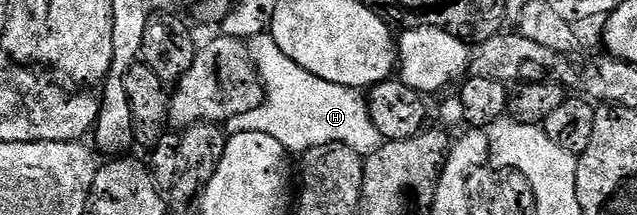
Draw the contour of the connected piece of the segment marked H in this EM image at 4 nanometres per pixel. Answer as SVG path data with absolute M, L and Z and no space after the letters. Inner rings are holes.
M269 34L250 38L248 47L252 62L258 68L258 77L262 79L262 87L266 89L266 97L256 110L248 110L248 114L240 114L236 118L225 121L224 131L227 137L245 132L272 134L272 138L276 138L282 144L292 148L294 144L293 151L298 154L312 150L316 146L343 144L356 150L363 158L373 154L383 144L380 130L376 130L376 122L372 122L367 97L361 91L325 81L323 78L318 78L316 74L309 73L288 58Z

